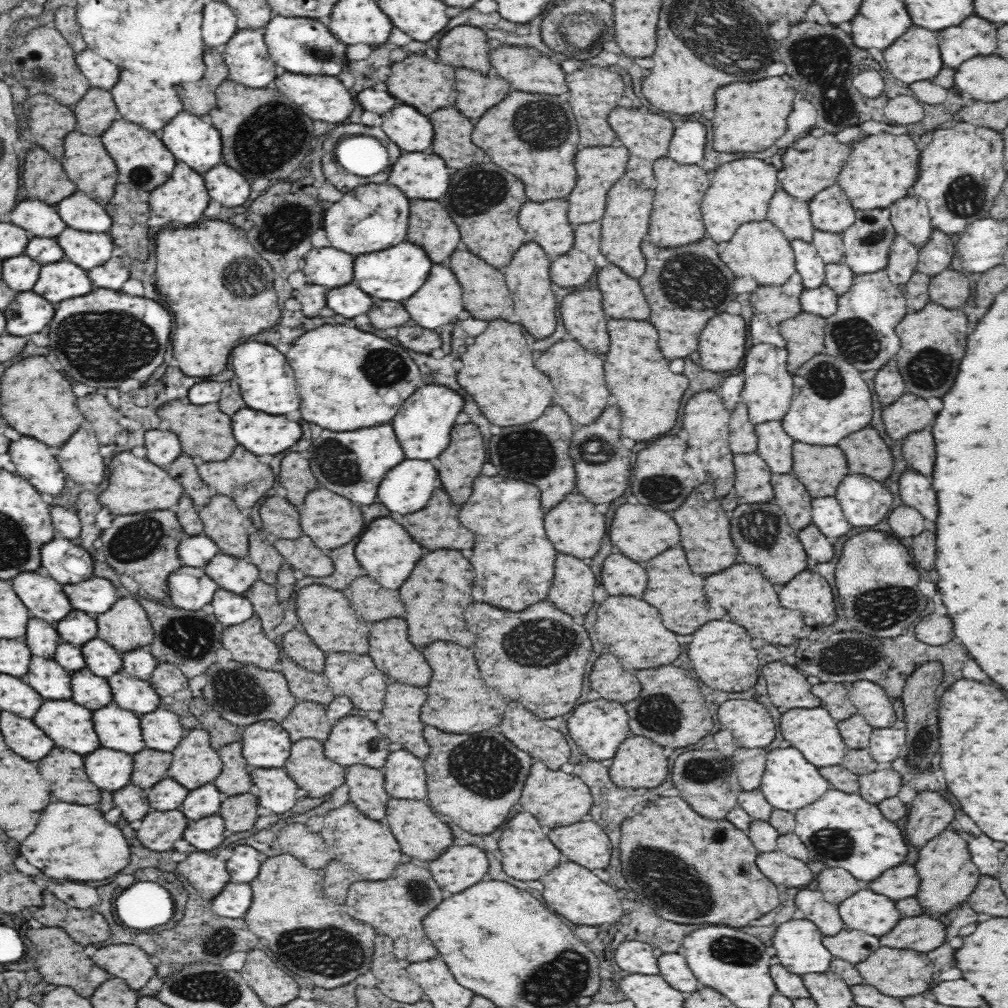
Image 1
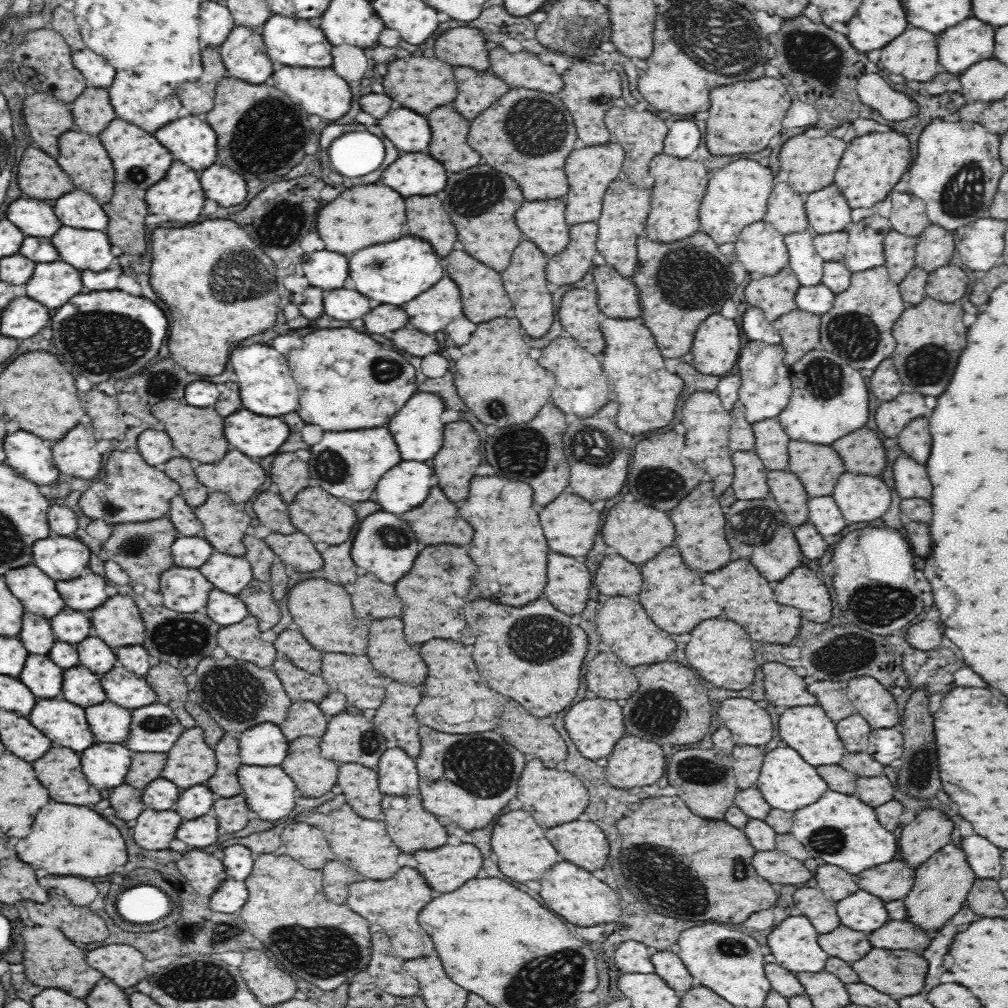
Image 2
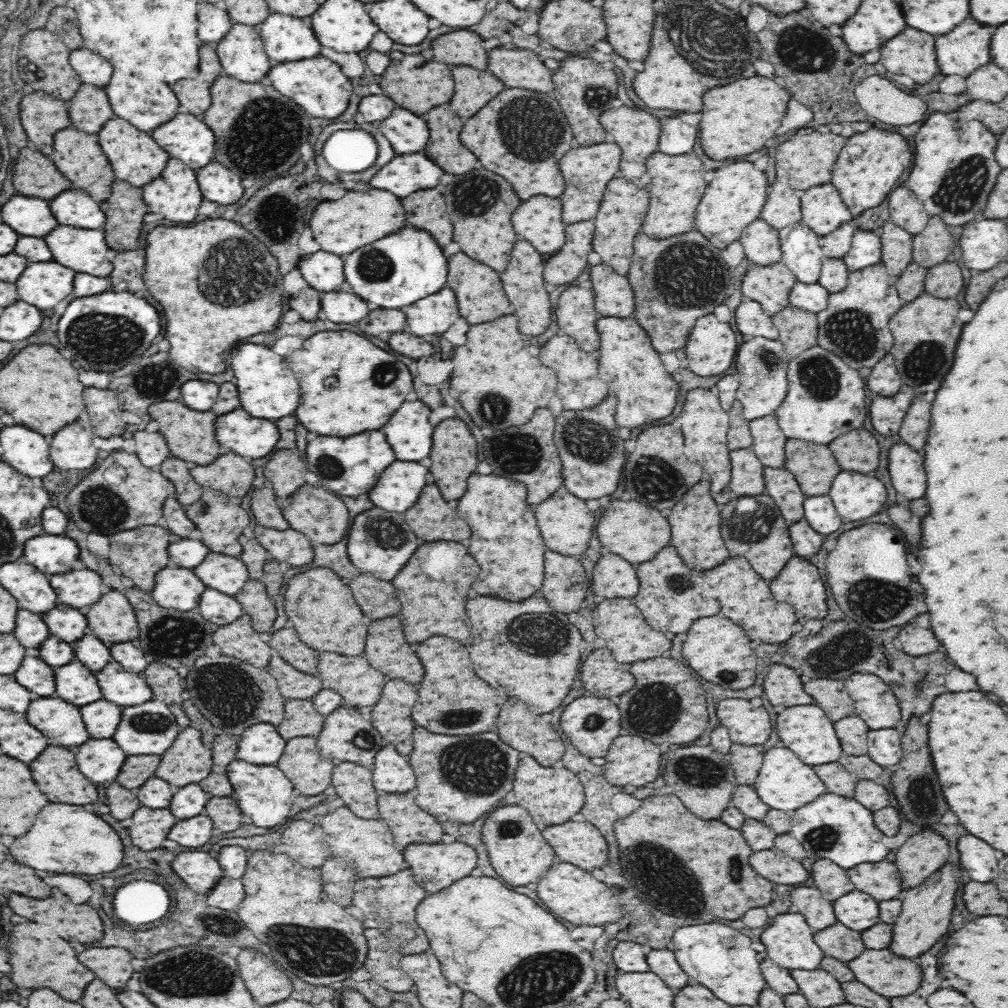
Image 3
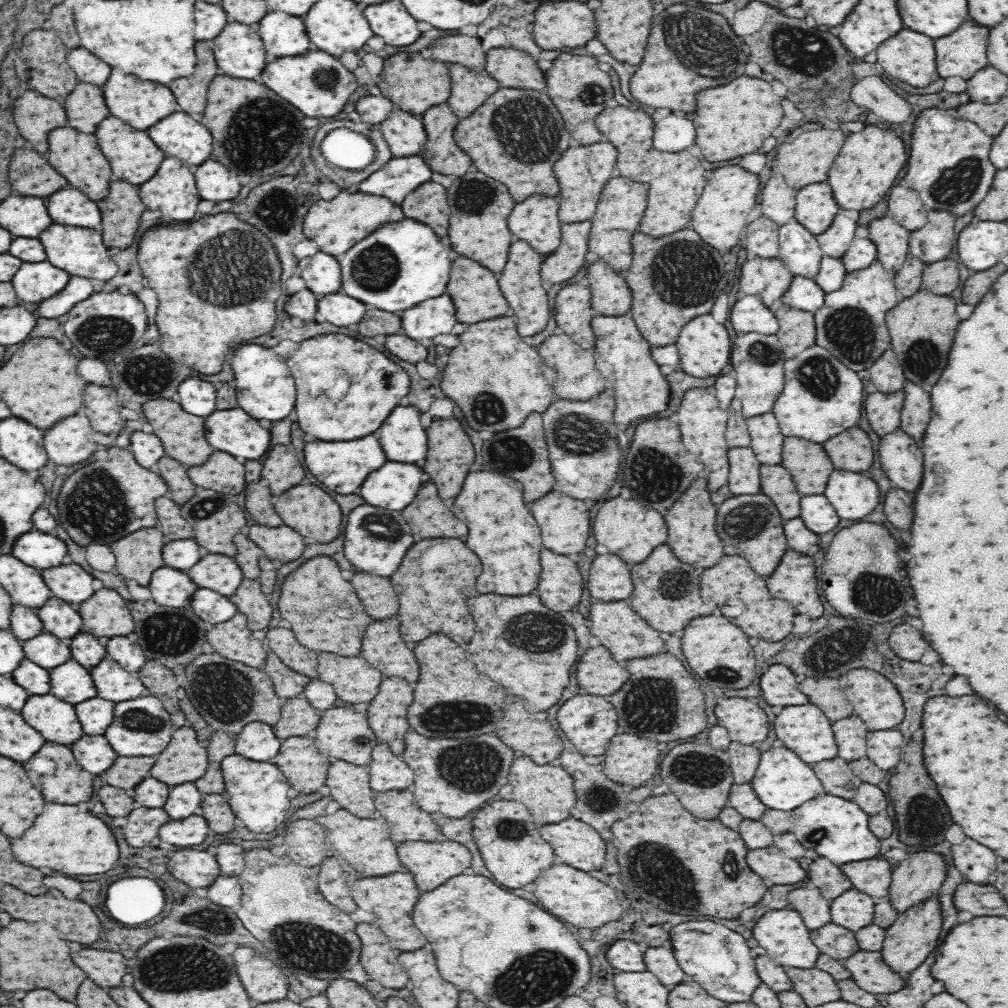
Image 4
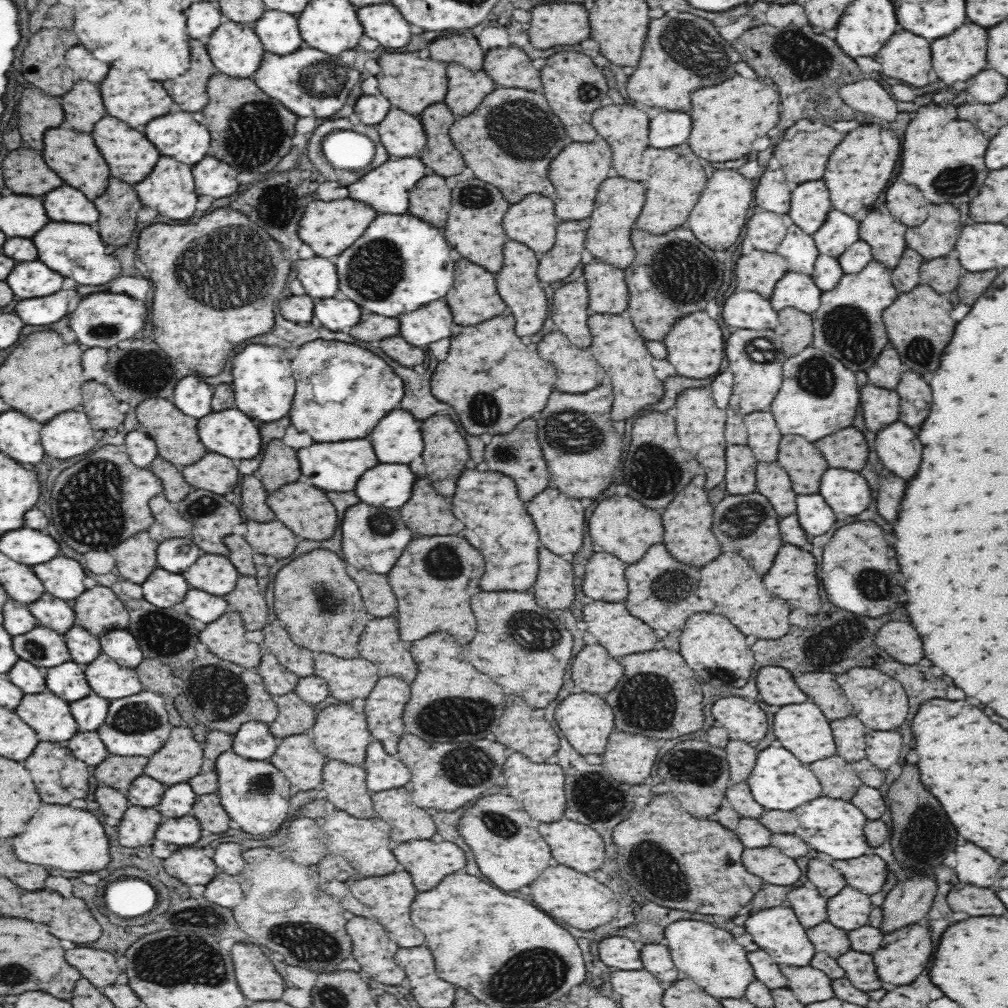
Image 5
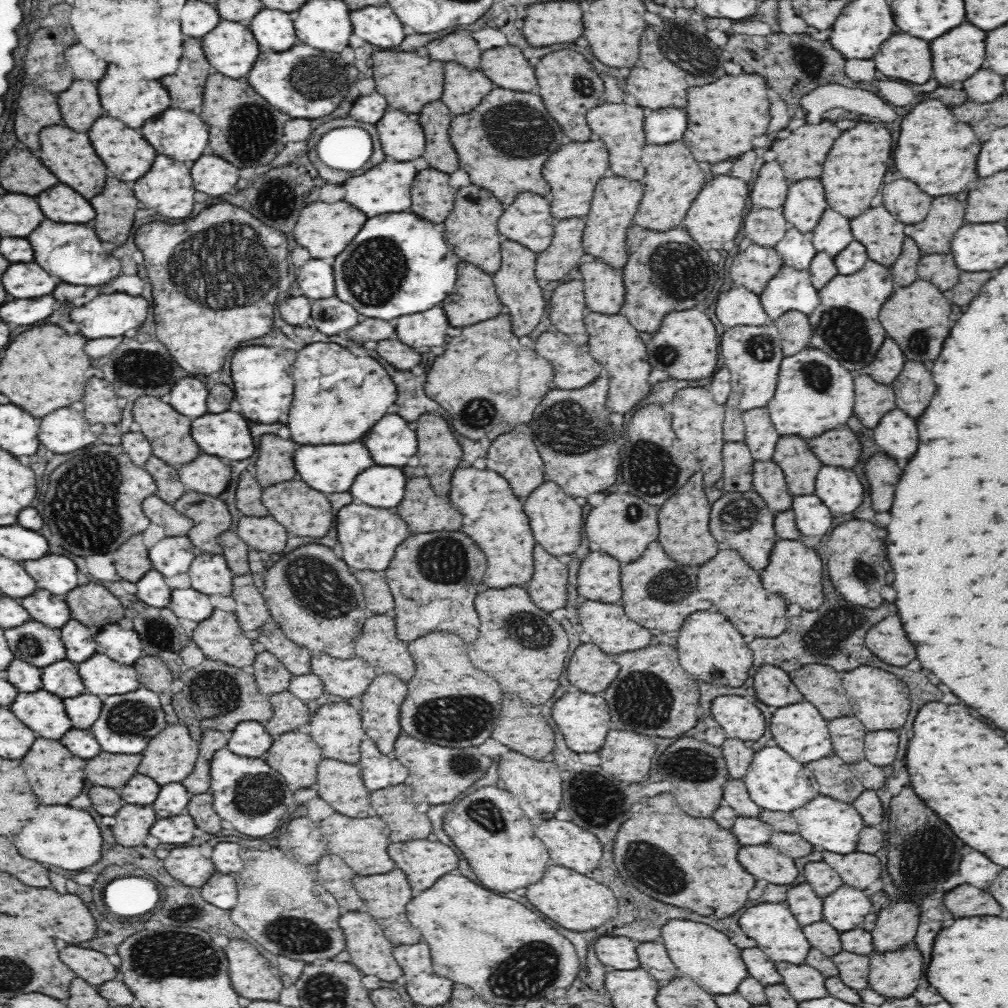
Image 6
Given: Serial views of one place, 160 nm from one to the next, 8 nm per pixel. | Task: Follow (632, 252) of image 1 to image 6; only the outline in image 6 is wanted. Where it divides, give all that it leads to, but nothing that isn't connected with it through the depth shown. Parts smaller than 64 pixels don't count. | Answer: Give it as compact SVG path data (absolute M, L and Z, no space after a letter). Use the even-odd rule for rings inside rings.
M612 176L612 178L602 178L596 186L594 200L590 214L586 216L586 228L584 229L584 250L596 258L602 258L606 264L622 268L626 264L626 230L632 224L632 218L638 210L638 204L642 200L644 186L640 182L632 182L628 178Z

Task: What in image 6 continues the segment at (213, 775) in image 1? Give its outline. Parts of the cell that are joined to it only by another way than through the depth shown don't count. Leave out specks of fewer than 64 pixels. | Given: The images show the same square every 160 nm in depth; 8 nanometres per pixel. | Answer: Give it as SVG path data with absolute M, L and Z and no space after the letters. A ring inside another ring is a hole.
M180 722L167 726L168 728L162 730L156 738L152 738L152 742L148 742L142 754L142 762L138 766L140 774L154 778L159 785L167 785L170 782L180 783L192 774L199 752L199 744L190 737L191 732L186 726Z

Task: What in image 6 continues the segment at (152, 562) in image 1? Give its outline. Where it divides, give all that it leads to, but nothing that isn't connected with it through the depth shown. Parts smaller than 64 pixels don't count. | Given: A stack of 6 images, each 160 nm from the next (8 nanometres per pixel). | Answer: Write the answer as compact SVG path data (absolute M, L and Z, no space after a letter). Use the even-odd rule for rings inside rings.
M142 533L128 538L124 546L114 551L113 560L119 578L128 582L138 582L146 572L152 569L148 554Z

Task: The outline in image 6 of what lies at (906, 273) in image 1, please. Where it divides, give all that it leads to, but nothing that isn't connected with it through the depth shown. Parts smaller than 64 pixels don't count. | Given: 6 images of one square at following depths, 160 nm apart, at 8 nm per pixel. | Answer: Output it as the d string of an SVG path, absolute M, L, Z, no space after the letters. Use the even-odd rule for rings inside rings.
M870 208L858 218L852 218L850 226L855 240L866 247L868 258L884 266L896 262L906 234L904 224L892 218L886 208Z

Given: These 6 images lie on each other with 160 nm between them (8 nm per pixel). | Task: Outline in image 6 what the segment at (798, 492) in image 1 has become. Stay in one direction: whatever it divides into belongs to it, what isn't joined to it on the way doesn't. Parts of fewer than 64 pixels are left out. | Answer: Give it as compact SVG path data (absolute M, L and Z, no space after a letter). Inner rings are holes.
M754 461L752 466L753 490L756 491L768 505L768 508L777 512L792 509L794 498L782 474L782 470L772 461Z

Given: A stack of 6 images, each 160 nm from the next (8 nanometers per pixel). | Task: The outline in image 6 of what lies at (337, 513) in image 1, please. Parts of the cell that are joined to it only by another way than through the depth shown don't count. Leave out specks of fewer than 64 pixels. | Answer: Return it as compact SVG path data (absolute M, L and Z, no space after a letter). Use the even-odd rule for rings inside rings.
M290 480L290 482L280 482L274 486L268 486L262 492L262 504L270 510L270 516L274 516L286 530L294 532L295 536L314 536L322 538L328 534L328 530L334 524L334 514L330 510L330 502L324 494L312 490L306 482Z

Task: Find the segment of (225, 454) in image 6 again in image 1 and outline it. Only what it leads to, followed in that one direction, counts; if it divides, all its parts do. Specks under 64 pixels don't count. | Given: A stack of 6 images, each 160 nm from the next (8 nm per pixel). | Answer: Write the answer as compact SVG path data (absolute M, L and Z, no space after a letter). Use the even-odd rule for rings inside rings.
M248 408L238 410L232 416L232 428L236 440L256 456L278 454L296 444L296 440L302 436L296 422L272 414L260 414Z

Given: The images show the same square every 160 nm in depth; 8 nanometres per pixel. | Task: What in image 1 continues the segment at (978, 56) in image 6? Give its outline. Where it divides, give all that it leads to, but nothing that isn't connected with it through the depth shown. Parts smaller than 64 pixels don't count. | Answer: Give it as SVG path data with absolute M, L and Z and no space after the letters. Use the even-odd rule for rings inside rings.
M970 16L962 24L948 30L940 30L942 60L950 68L958 68L962 62L974 56L986 56L996 50L996 26L984 18Z

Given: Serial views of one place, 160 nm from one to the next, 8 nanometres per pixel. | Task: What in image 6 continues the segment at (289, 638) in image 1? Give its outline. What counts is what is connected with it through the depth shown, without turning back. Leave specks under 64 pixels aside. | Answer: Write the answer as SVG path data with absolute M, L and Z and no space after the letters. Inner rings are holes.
M268 622L257 630L257 640L264 644L266 651L272 653L293 675L310 674L313 652L308 652L294 642L290 642L276 622Z

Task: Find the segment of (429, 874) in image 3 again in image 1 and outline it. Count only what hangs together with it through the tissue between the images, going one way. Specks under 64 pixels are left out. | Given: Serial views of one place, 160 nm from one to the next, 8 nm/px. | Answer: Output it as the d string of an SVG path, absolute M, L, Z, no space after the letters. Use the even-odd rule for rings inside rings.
M450 846L426 866L440 888L456 894L474 886L488 872L488 860L476 846Z

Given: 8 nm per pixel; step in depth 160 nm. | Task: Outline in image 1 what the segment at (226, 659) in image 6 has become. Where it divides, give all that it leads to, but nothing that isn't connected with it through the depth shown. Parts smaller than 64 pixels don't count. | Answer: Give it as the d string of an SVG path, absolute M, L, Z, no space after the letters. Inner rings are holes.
M251 616L240 624L225 626L222 646L232 653L236 662L254 664L272 670L279 662L278 644L265 635L260 617Z

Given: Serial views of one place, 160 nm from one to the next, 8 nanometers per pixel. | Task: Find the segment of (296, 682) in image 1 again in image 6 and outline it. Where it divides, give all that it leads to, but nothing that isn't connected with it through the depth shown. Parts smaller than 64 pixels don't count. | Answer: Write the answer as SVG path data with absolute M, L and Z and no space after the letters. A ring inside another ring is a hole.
M270 652L256 655L249 671L256 679L258 690L265 695L288 689L293 674Z

